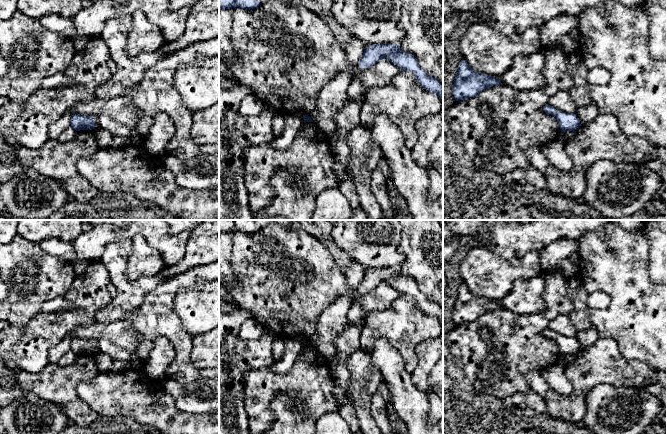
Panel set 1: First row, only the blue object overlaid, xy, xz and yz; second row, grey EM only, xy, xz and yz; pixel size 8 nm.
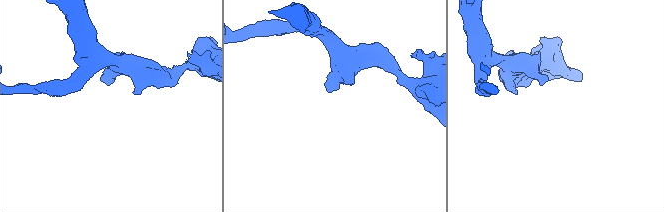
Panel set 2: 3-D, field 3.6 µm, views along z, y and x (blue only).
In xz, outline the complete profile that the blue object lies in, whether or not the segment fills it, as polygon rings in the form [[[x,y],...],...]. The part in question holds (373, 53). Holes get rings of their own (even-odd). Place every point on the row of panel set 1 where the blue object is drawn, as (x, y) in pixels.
[[[399,43],[367,45],[358,65],[364,68],[370,67],[379,60],[386,58],[397,65],[400,70],[410,71],[416,81],[426,90],[443,97],[443,86],[418,64],[417,59],[409,52],[403,51]]]

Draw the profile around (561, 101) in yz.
[[[561,90],[554,94],[549,99],[548,104],[559,111],[569,114],[575,114],[577,110],[577,106],[571,100],[568,91],[565,90]]]

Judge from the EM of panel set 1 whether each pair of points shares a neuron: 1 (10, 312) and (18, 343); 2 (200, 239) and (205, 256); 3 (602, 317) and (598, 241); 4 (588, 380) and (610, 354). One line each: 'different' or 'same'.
1: different
2: same
3: same
4: same

